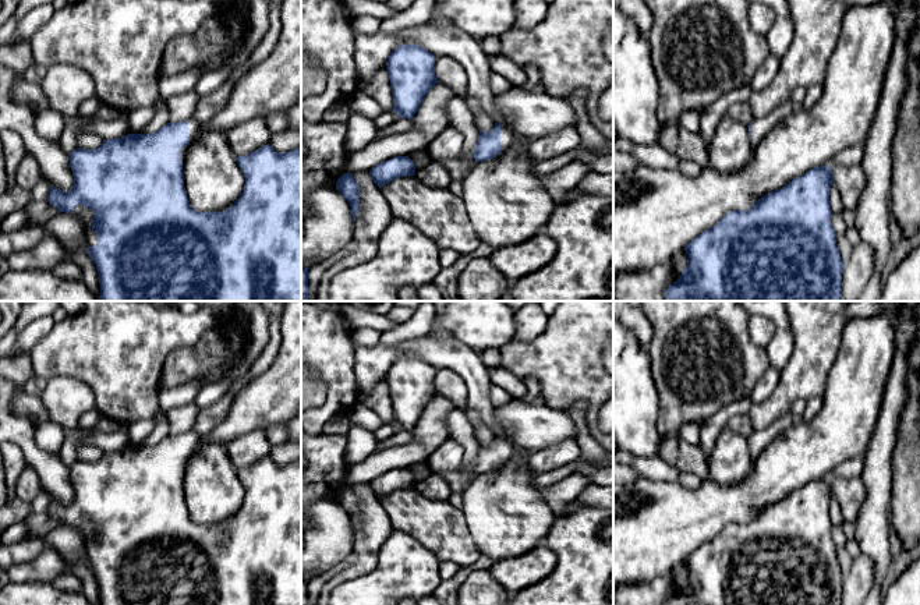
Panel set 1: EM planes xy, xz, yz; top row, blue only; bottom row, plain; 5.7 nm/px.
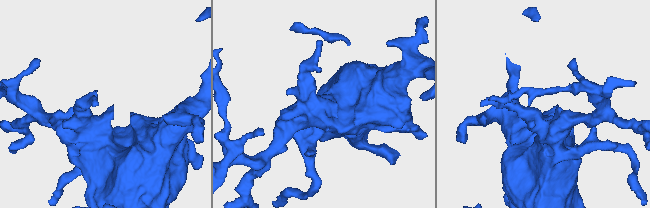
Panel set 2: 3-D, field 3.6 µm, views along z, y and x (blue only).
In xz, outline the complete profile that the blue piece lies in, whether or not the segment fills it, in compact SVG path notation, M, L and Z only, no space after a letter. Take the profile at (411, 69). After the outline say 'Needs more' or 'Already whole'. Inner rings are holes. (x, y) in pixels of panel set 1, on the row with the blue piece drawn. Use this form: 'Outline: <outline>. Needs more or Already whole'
Outline: M400 45L388 57L386 67L393 112L401 118L413 118L425 95L439 82L435 56L418 45Z. Already whole

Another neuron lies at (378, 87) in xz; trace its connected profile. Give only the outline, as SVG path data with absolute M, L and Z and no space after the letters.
M386 61L360 89L374 98L383 112L393 112L393 96Z

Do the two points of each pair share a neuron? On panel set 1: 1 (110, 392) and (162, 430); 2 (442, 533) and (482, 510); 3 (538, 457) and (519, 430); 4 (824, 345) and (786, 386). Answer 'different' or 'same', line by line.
1: different
2: different
3: different
4: same

